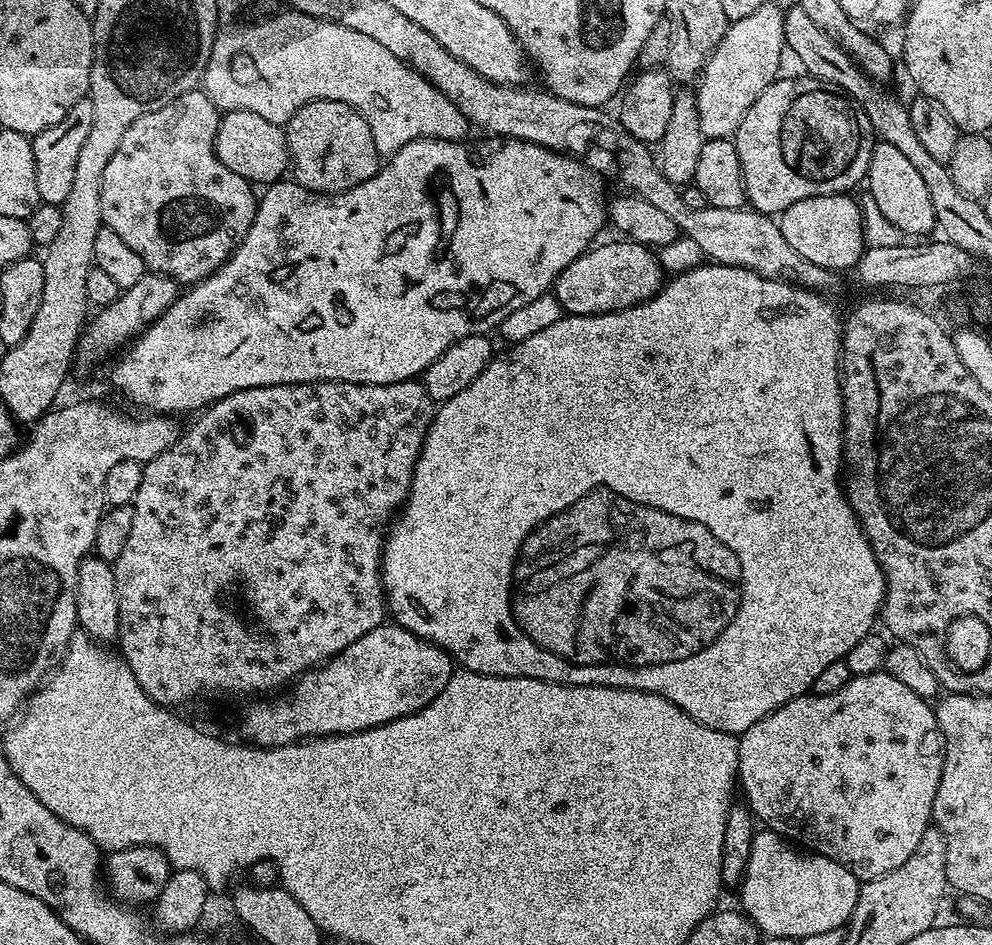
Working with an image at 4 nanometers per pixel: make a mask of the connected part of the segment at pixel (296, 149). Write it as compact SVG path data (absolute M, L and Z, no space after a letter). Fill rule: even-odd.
M315 100L302 106L286 125L290 172L297 184L311 192L345 192L380 169L382 157L374 146L370 126L350 106L333 100Z

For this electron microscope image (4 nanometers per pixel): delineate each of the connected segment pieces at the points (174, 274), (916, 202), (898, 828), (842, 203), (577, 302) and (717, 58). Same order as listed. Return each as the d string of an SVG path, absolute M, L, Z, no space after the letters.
M203 90L178 94L174 102L166 102L162 110L142 114L138 122L122 134L114 158L110 158L102 174L103 227L125 240L137 251L145 269L161 272L180 286L191 286L214 274L232 256L240 239L250 230L256 217L257 193L242 174L226 170L216 153L216 135L221 109Z
M883 142L872 145L870 166L866 177L868 192L880 211L880 216L888 224L893 224L900 232L905 232L908 238L924 238L928 231L936 228L934 206L930 203L930 193L922 182L921 176L914 165L894 146Z
M883 670L865 676L853 676L834 694L825 696L813 696L805 694L786 702L778 710L763 716L754 726L739 733L740 749L738 750L738 784L742 789L743 799L747 807L751 808L753 817L760 820L769 832L776 832L789 842L799 842L809 853L825 856L850 870L856 879L863 882L873 880L882 874L890 874L890 870L898 870L910 854L918 850L918 842L922 842L922 834L932 824L932 807L934 806L934 794L938 790L938 782L944 765L944 736L936 721L935 707L929 701L924 700L914 690L902 686L895 678Z
M835 192L829 196L811 196L794 202L786 211L779 213L778 223L786 242L814 266L841 270L855 269L856 263L863 257L866 247L864 241L864 216L851 195Z
M627 238L615 239L609 244L597 243L578 258L574 258L574 262L570 262L570 266L566 266L562 274L558 274L554 285L554 295L567 315L601 316L604 312L621 312L646 303L651 296L660 291L666 272L660 267L657 253L647 248L645 244L636 244Z
M766 2L747 18L729 23L726 34L722 34L722 42L718 42L698 77L700 88L695 89L698 118L705 138L726 140L735 137L746 110L750 110L756 99L781 75L780 59L786 56L784 14L783 7Z

